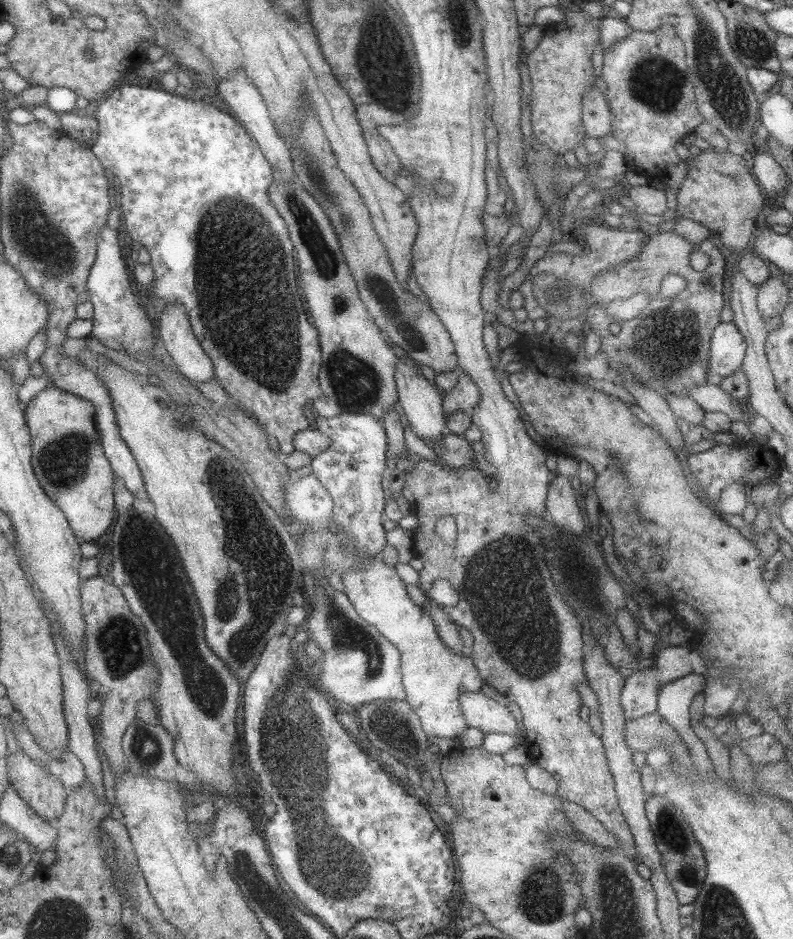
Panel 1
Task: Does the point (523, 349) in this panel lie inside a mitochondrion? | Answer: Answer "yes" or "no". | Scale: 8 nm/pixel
no

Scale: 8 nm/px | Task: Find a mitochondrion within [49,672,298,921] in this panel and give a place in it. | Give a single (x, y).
(146, 748)

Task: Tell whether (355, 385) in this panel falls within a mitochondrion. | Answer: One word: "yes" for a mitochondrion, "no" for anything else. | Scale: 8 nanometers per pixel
yes

